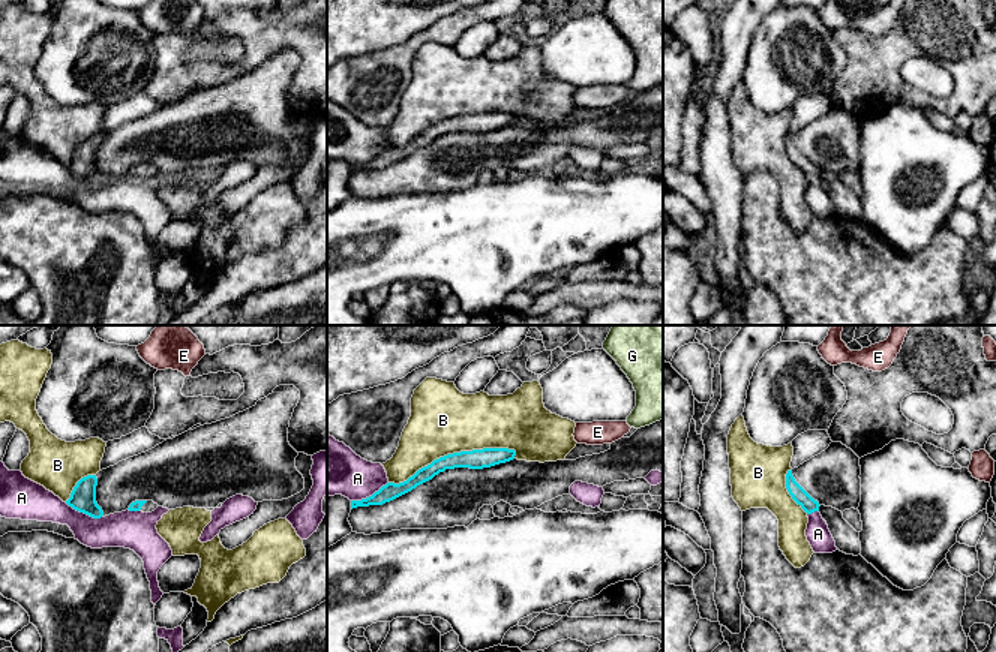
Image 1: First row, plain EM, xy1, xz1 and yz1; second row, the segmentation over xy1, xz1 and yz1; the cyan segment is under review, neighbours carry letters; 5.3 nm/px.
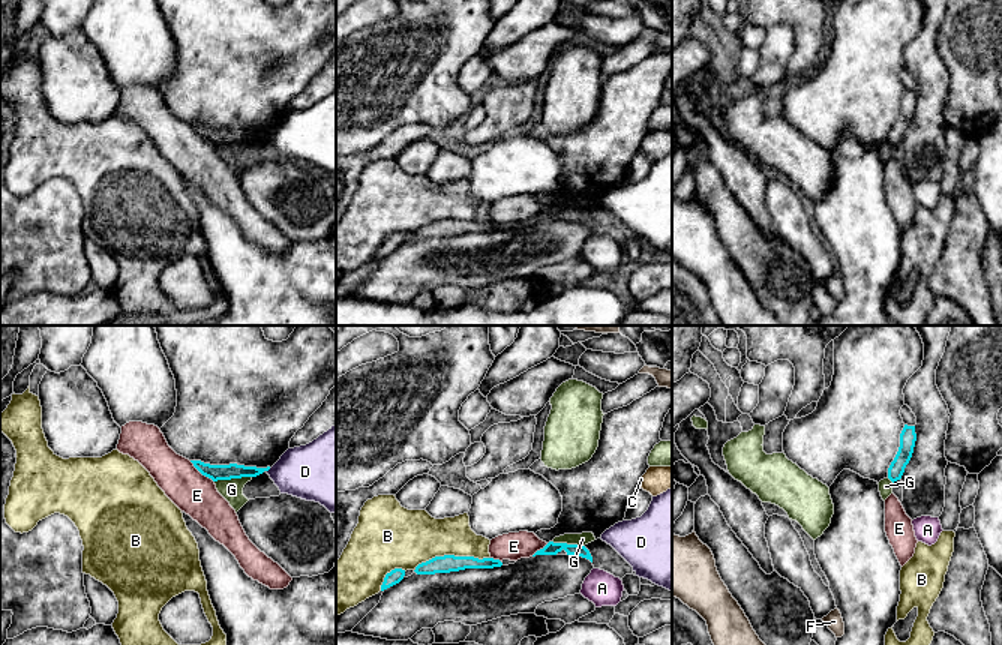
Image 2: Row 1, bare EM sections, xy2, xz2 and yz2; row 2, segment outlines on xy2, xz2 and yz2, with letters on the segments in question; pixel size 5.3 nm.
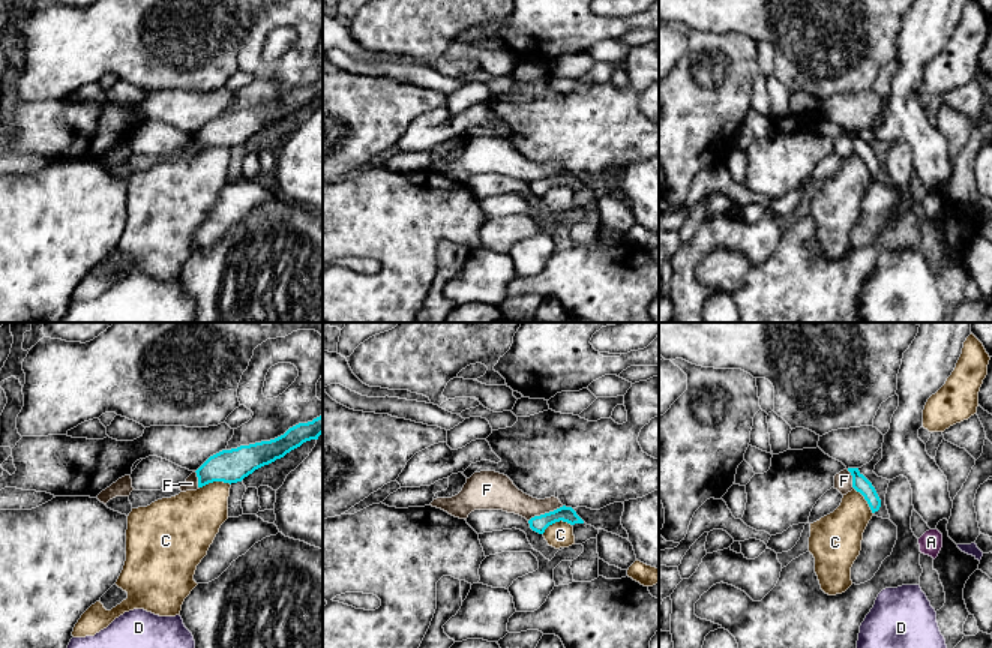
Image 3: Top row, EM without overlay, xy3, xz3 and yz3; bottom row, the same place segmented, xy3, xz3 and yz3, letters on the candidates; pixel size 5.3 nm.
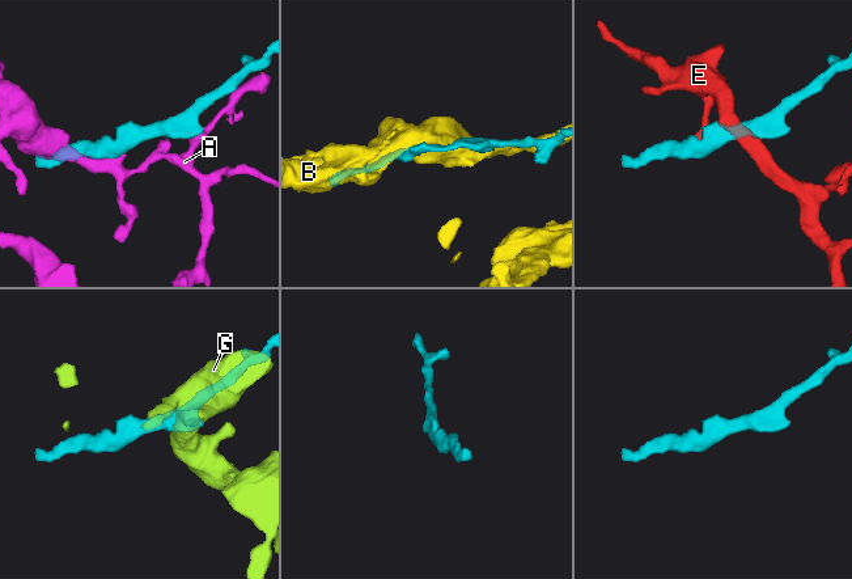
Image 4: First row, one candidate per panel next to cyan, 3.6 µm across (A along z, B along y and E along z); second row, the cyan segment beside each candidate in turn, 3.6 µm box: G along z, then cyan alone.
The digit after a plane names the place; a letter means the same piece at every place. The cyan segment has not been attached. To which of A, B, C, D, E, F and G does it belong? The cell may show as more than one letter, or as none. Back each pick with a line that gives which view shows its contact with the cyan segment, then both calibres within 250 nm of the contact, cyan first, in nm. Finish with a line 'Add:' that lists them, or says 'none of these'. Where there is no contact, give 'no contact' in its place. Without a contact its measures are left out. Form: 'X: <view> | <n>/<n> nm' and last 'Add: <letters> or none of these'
Add: none of these

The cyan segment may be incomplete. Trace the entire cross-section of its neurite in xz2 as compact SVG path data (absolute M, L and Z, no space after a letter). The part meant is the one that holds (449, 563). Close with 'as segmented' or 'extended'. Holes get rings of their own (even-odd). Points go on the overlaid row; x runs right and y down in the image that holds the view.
M444 555L435 556L426 562L422 562L416 567L417 574L435 574L435 573L450 573L459 572L465 568L494 568L501 567L502 562L494 558L474 558L474 556L454 556L454 555Z; as segmented

